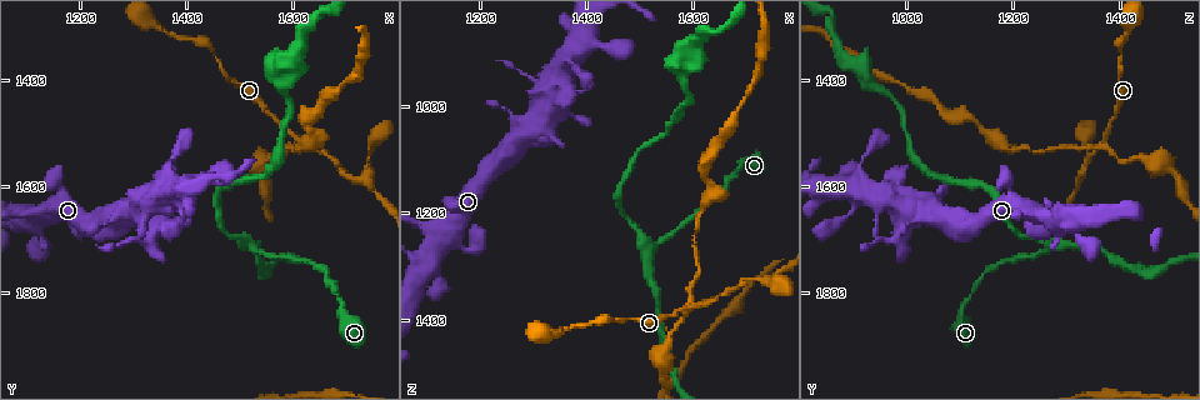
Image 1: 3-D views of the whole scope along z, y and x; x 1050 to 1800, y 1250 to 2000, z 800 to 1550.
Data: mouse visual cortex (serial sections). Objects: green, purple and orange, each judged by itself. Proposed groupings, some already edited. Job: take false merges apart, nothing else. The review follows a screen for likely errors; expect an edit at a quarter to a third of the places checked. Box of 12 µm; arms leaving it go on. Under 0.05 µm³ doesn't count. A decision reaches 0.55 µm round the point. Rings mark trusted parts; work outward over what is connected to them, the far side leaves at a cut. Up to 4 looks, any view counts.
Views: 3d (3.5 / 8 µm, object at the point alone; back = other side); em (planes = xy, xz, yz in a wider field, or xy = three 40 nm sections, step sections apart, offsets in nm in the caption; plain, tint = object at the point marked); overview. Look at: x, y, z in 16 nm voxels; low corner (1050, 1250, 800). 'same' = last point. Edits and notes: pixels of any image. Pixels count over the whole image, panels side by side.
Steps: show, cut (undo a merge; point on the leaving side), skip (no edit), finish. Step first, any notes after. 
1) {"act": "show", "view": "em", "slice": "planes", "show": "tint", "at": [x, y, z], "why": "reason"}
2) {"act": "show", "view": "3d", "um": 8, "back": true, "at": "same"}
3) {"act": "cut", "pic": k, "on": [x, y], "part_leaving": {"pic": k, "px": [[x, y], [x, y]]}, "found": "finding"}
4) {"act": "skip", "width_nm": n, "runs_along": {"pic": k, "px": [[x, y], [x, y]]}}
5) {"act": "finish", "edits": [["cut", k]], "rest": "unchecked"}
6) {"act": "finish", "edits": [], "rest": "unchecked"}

{"act": "show", "view": "3d", "um": 3.5, "at": [1525, 1705, 1270], "why": "branch point"}

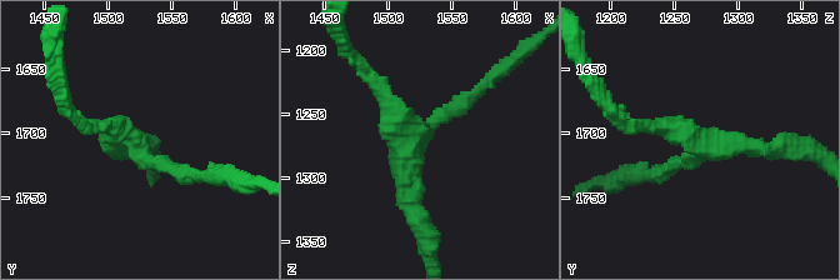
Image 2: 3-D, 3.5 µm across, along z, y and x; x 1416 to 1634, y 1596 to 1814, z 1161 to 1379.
{"act": "show", "view": "em", "slice": "xy", "step": 5, "show": "tint", "at": [1520, 1708, 1266]}

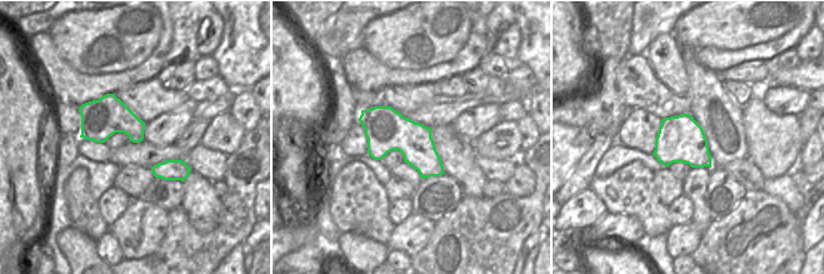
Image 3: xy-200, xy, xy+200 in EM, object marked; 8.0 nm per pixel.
{"act": "skip", "arm_widths_nm": [200, 200, 250], "runs_along": {"pic": 2, "px": [[194, 174], [86, 128]]}, "found": "continuous, no second cell"}

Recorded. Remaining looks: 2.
{"act": "show", "view": "3d", "um": 3.5, "at": [1600, 1520, 1365], "why": "four arms meet"}

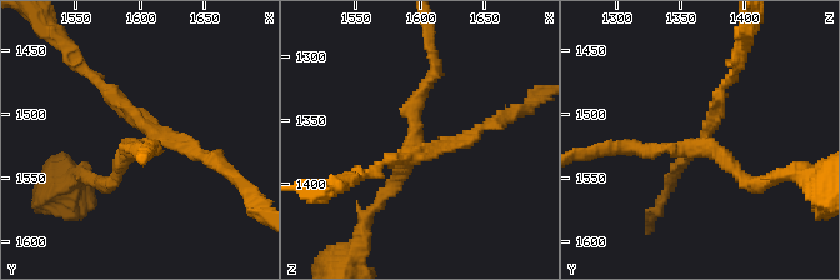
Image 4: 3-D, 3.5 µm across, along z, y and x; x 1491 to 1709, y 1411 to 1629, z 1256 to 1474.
{"act": "show", "view": "em", "slice": "xy", "step": 2, "show": "tint", "at": [1596, 1524, 1368], "arms": 4, "arm_widths_nm": [150, 150, 200, 200], "why": "need the tissue"}

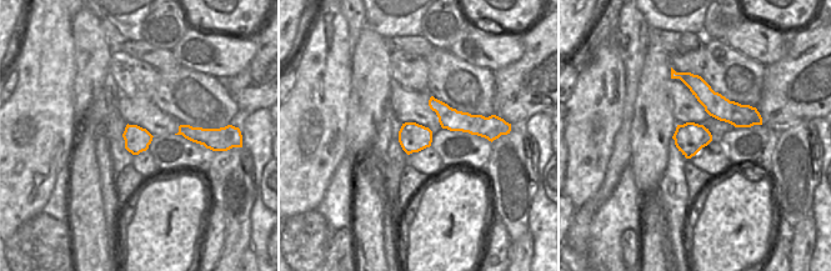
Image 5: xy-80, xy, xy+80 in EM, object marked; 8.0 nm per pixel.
{"act": "cut", "pic": 4, "on": [728, 166], "part_leaving": {"pic": 4, "px": [[708, 141], [599, 149]]}, "found": "two cells meet here"}

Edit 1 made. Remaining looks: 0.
{"act": "finish", "edits": [["cut", 4]], "rest": "unchecked"}

